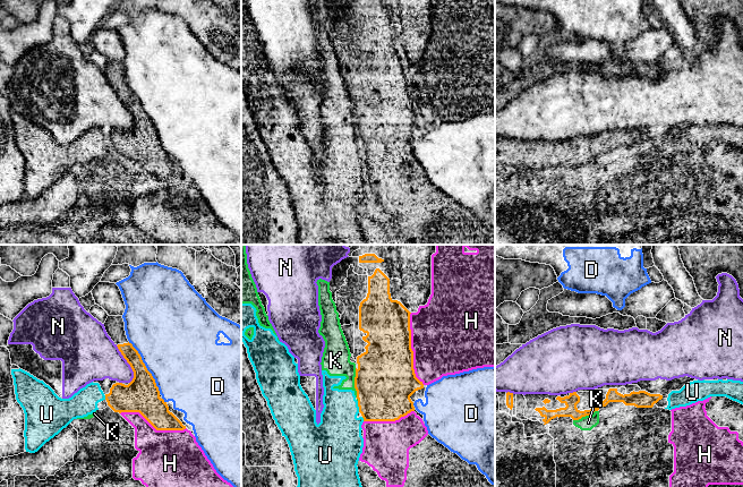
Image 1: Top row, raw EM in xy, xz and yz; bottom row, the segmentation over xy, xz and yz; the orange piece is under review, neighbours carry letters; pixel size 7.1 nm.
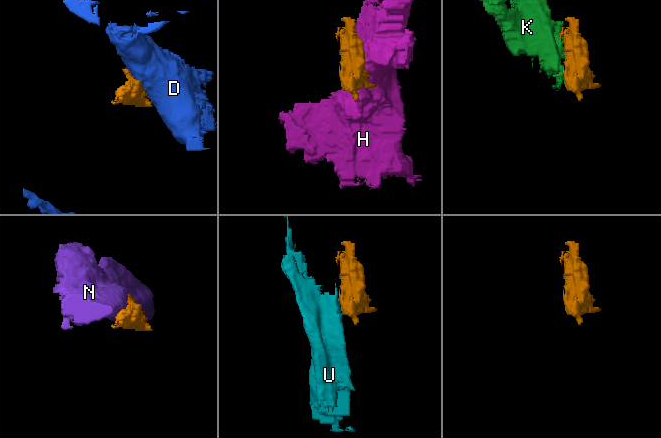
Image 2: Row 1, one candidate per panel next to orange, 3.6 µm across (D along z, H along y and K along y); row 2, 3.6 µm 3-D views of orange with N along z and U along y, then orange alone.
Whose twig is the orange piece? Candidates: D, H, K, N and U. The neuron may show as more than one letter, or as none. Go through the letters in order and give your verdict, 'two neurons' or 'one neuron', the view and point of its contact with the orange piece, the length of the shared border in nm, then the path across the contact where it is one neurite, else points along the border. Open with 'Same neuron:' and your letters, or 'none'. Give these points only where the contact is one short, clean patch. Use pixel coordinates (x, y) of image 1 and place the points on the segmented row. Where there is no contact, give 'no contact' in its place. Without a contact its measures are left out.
Same neuron: none
D: two neurons; contact xy (145, 367); length 440 nm
H: two neurons; contact xz (411, 349); length 500 nm
K: two neurons; contact xz (355, 384); length 240 nm
N: two neurons; contact xy (129, 364); length 280 nm
U: two neurons; contact xz (358, 406); length 80 nm; border xz (357, 401), (359, 411)

